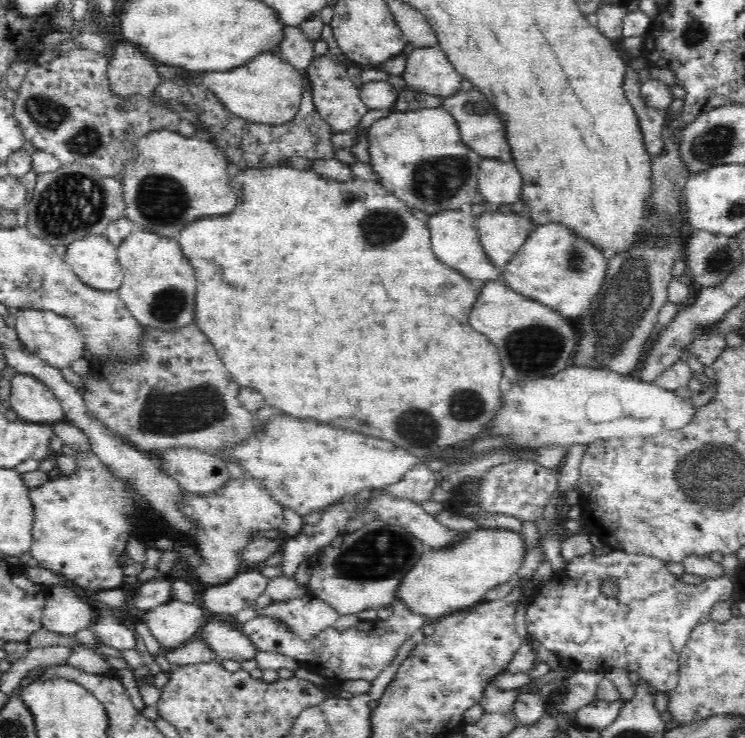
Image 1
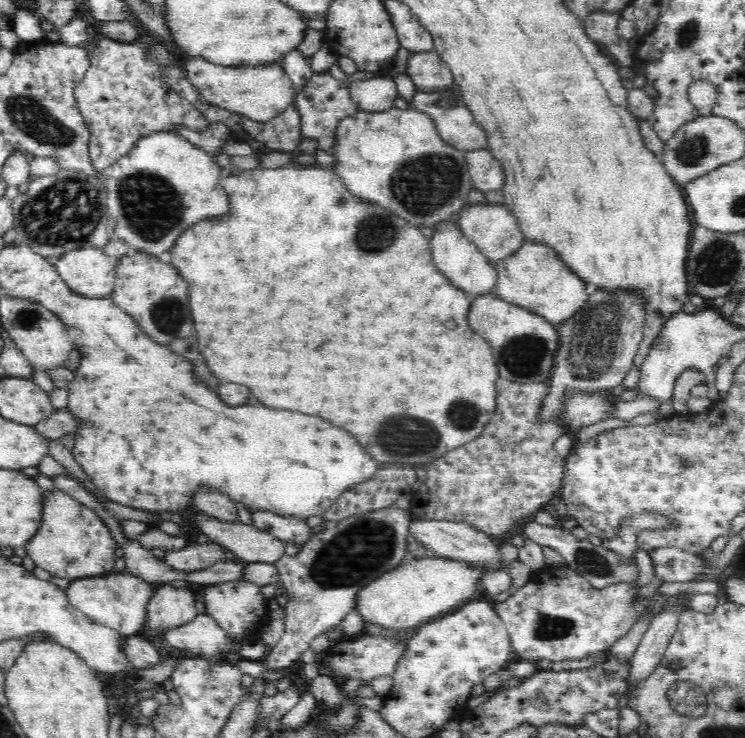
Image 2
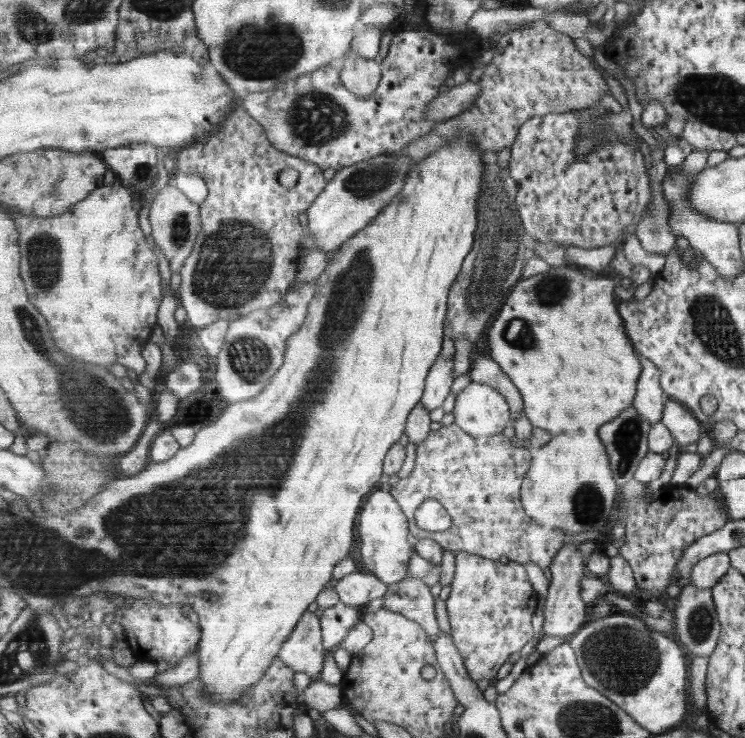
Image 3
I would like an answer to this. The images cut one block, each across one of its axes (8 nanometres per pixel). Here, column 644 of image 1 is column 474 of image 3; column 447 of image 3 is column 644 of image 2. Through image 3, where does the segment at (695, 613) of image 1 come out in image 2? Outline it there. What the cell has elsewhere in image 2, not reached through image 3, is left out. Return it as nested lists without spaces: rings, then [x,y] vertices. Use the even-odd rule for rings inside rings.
[[[550,567],[550,572],[535,571],[520,590],[508,600],[493,602],[492,607],[507,628],[513,660],[537,662],[546,659],[552,663],[580,660],[600,650],[608,651],[630,630],[648,604],[648,599],[636,603],[634,598],[642,598],[639,588],[634,580],[608,585],[604,590],[593,590],[576,571]]]

